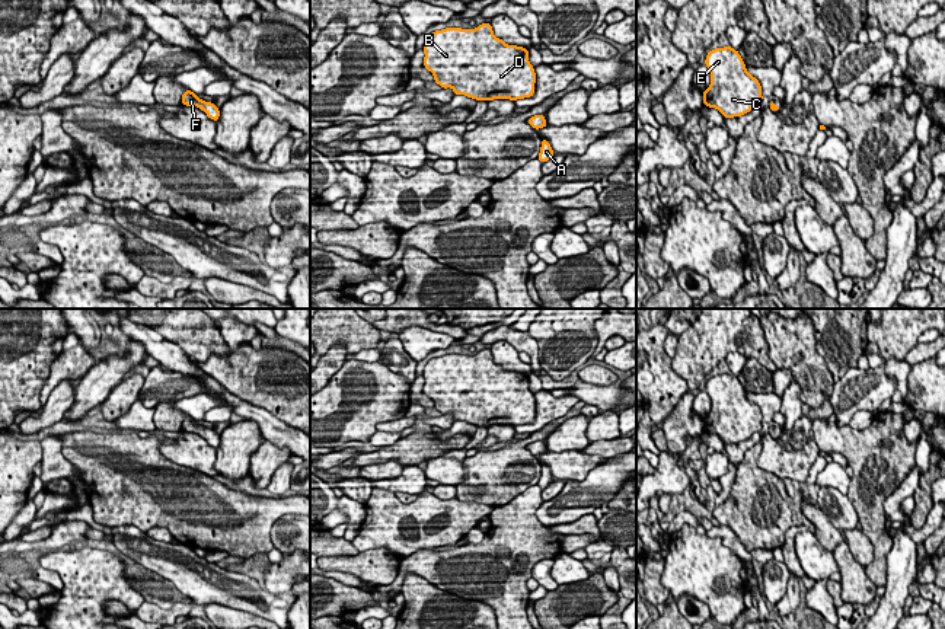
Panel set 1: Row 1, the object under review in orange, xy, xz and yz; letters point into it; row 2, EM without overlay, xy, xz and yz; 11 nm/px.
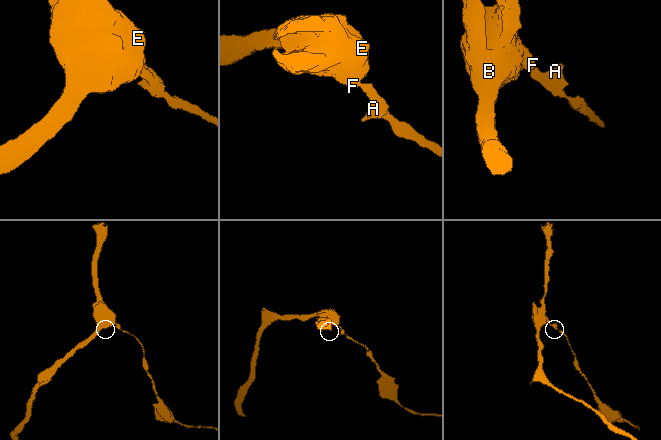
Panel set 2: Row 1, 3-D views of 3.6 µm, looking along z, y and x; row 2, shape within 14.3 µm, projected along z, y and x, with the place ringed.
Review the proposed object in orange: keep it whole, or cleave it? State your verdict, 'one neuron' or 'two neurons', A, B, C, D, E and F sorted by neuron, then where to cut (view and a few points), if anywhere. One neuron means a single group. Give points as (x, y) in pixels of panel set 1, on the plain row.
one neuron; A B C D E F; no cut

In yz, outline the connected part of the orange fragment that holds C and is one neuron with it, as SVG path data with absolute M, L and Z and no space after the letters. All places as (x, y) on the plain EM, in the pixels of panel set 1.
M712 376L706 380L705 392L711 399L711 411L702 419L703 432L716 434L724 444L741 443L760 432L760 408L747 397L737 376Z

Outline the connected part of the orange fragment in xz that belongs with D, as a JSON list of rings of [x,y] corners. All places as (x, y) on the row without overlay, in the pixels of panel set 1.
[[[491,349],[475,355],[446,354],[431,358],[422,373],[424,393],[434,400],[441,415],[451,414],[454,421],[476,427],[524,425],[534,421],[536,399],[529,389],[529,376],[508,371],[494,361]]]

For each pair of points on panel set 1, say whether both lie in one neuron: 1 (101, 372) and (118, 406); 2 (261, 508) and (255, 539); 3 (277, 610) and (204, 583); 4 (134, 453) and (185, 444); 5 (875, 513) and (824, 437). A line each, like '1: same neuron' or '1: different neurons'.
1: different neurons
2: same neuron
3: same neuron
4: different neurons
5: same neuron

